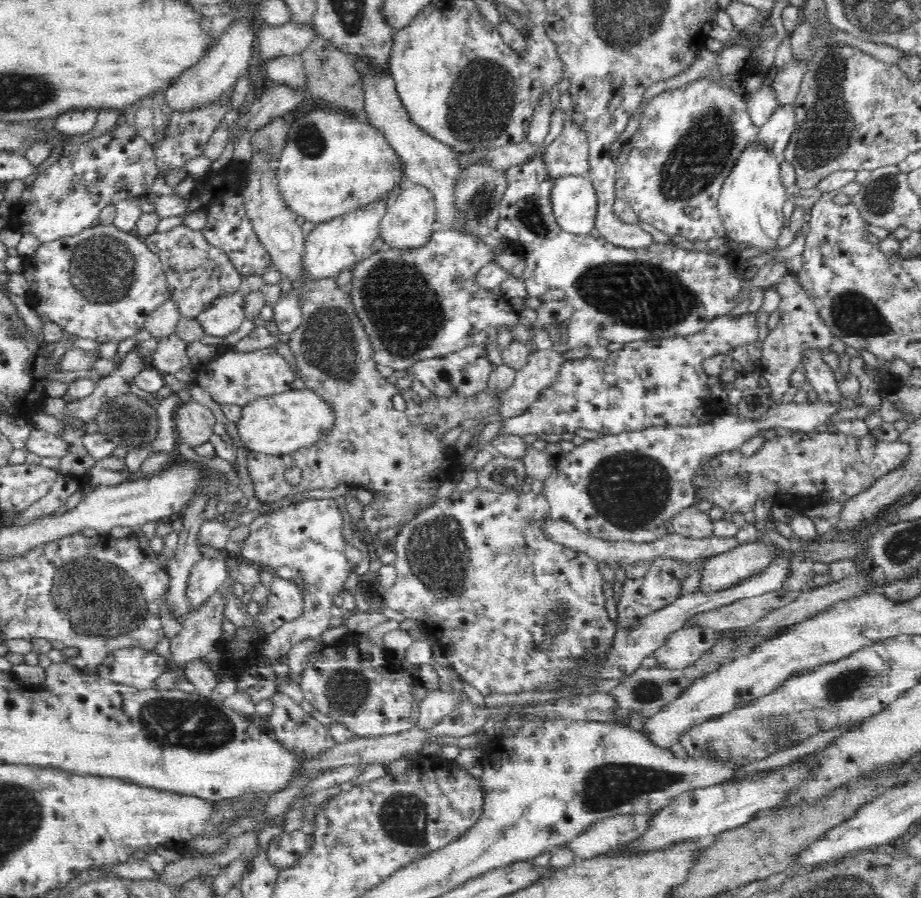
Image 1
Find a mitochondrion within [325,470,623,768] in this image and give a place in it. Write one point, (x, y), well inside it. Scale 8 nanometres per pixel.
(437, 554)

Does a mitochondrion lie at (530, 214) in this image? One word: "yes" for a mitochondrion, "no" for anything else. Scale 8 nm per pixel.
yes

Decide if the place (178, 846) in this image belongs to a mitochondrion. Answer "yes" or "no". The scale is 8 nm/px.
no

